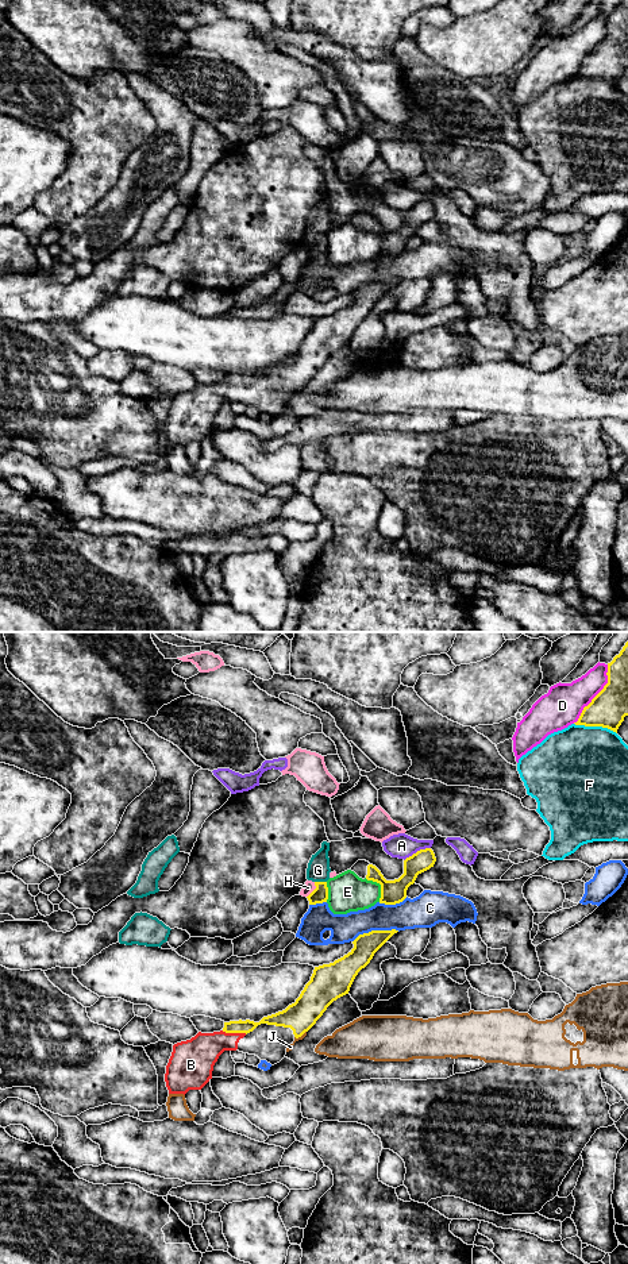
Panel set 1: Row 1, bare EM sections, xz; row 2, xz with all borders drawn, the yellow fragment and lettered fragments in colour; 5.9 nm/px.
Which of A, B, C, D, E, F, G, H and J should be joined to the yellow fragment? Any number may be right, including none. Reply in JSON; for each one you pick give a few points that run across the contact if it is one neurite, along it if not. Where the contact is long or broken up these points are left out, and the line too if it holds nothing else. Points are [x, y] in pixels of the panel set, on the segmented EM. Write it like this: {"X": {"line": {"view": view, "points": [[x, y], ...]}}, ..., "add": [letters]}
{"B": {"line": {"view": "xz", "points": [[232, 1026], [234, 1032], [199, 1055]]}}, "add": ["B"]}

